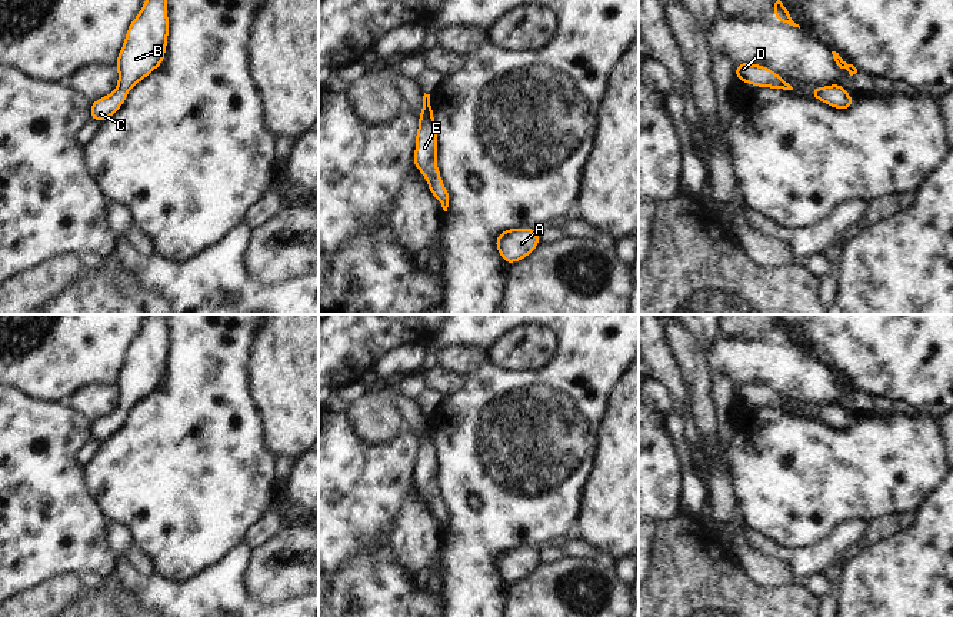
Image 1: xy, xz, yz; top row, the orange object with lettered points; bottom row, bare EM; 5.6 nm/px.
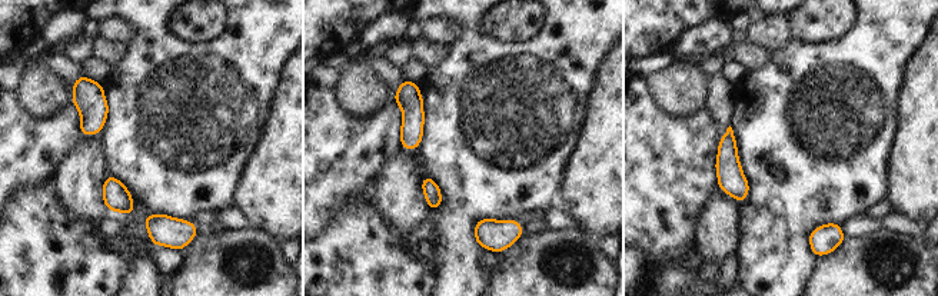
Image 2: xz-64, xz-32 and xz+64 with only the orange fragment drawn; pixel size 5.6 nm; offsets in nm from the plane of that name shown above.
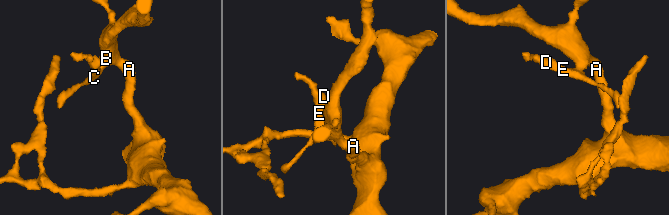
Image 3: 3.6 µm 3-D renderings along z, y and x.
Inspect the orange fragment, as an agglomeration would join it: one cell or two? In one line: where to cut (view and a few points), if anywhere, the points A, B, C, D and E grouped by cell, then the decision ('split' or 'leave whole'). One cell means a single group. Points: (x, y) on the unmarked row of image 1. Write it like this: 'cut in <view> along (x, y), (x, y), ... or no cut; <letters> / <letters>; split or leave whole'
no cut; A B C D E; leave whole

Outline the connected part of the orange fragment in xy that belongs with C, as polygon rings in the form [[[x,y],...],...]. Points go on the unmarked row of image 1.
[[[149,314],[139,336],[130,343],[119,373],[117,408],[90,426],[90,438],[101,443],[124,423],[130,408],[147,397],[164,380],[169,353],[167,316]]]

